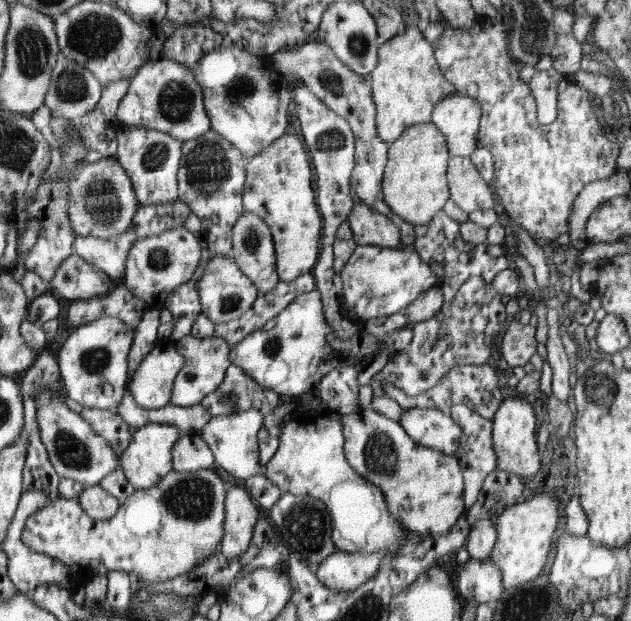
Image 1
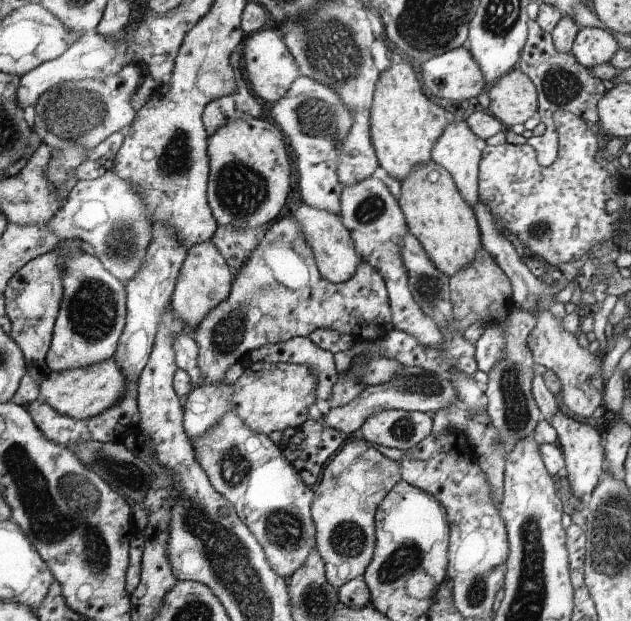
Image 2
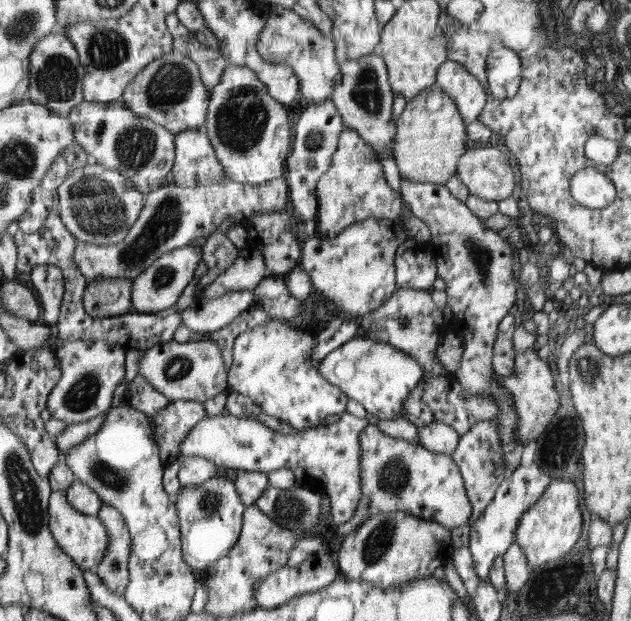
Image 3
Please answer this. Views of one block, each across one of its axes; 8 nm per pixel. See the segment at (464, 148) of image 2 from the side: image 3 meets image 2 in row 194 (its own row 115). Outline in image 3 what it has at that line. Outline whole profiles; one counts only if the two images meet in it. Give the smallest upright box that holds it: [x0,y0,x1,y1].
[437,60,488,123]

